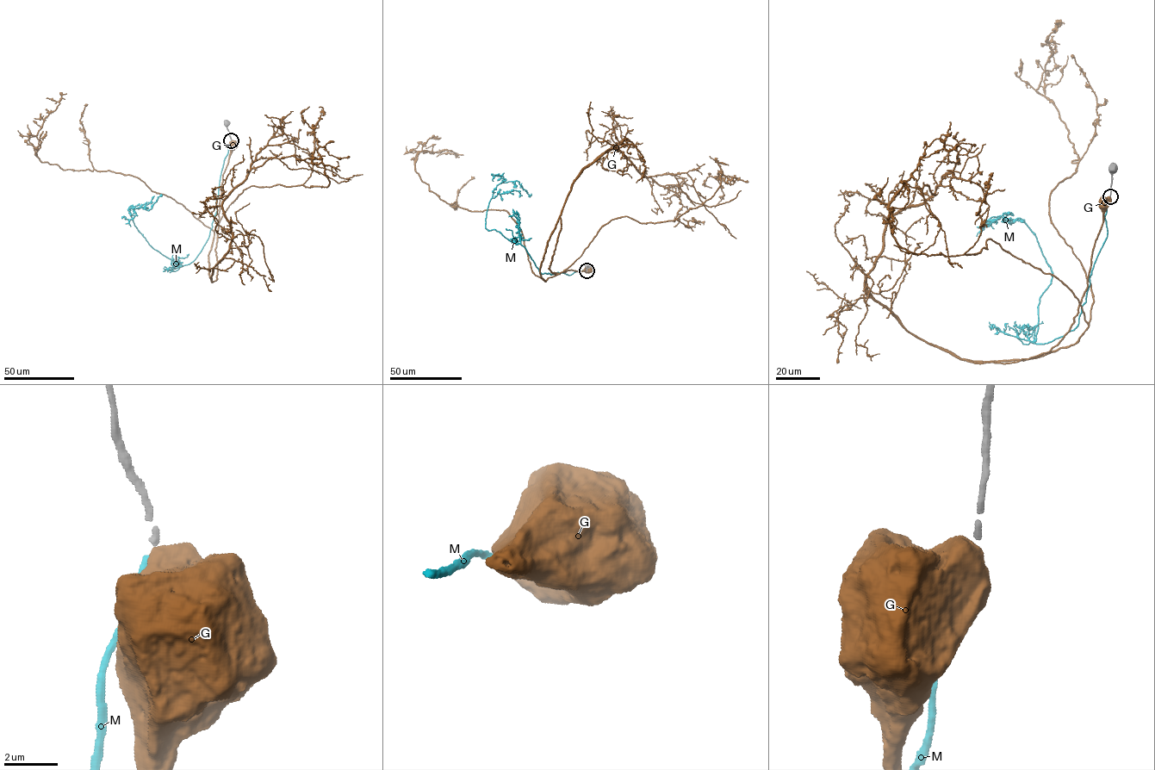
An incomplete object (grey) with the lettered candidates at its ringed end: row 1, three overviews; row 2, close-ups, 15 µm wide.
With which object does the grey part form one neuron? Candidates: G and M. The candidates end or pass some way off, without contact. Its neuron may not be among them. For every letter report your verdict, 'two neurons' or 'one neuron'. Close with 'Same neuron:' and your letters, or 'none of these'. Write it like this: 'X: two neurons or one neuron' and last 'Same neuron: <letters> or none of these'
G: two neurons
M: one neuron
Same neuron: M

